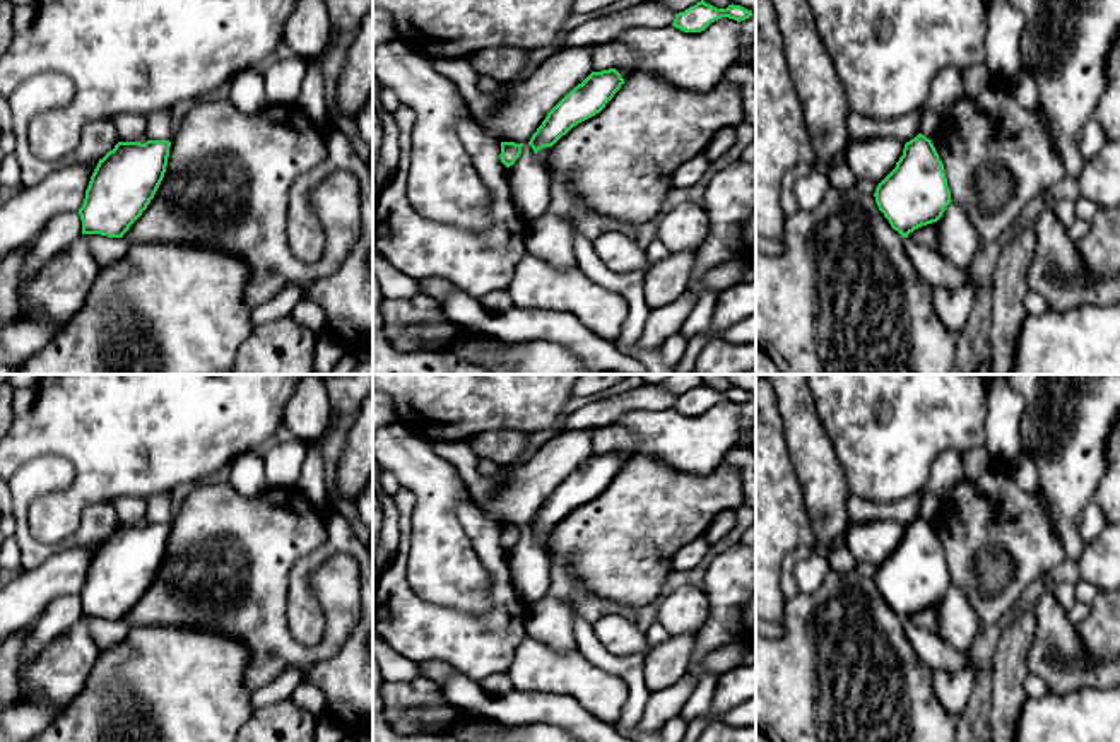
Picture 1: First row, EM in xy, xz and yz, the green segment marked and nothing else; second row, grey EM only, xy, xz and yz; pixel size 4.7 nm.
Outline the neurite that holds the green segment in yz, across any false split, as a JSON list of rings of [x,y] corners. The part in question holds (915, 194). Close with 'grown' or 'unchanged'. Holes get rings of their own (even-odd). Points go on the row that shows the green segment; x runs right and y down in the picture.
[[[918,133],[906,142],[896,168],[877,185],[874,197],[891,227],[903,238],[937,222],[952,200],[932,140]]]; unchanged

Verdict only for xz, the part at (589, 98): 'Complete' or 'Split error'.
Complete

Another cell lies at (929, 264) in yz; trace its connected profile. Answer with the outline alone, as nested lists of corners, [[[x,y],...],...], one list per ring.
[[[905,238],[905,248],[915,267],[915,270],[932,286],[956,289],[971,282],[968,270],[952,267],[937,250],[917,244],[910,238]]]

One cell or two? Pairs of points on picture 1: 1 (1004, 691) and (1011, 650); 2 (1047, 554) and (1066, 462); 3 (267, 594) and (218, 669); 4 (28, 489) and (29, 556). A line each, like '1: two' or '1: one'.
1: one
2: two
3: two
4: one

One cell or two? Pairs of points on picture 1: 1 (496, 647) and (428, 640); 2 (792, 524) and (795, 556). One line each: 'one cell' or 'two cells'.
1: one cell
2: two cells

